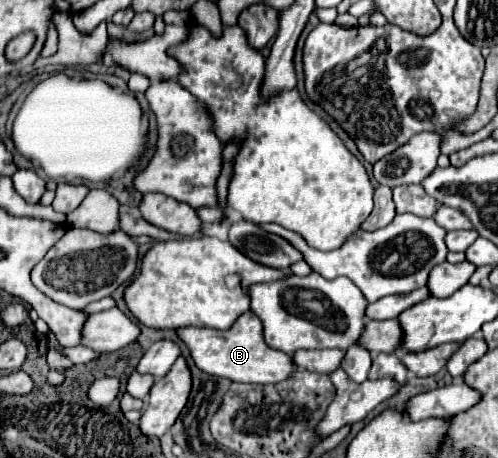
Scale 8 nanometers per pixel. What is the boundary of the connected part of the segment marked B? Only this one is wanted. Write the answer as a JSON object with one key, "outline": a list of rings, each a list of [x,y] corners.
{"outline":[[[247,313],[237,319],[237,323],[227,331],[217,329],[201,329],[201,327],[183,327],[177,329],[179,337],[191,349],[191,355],[197,367],[209,375],[227,377],[237,383],[255,383],[255,385],[271,385],[289,379],[295,371],[293,357],[281,351],[267,347],[261,335],[261,321],[257,315]]]}

